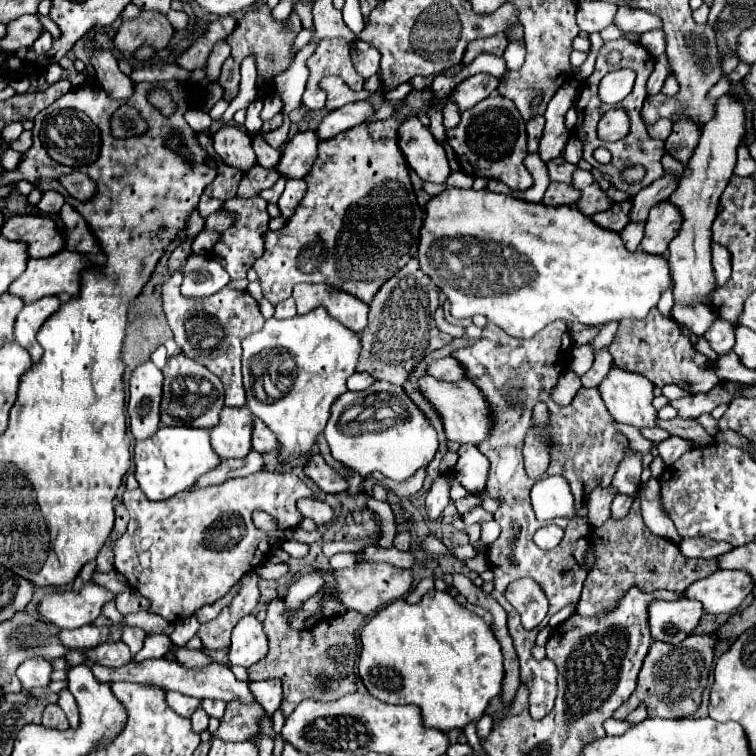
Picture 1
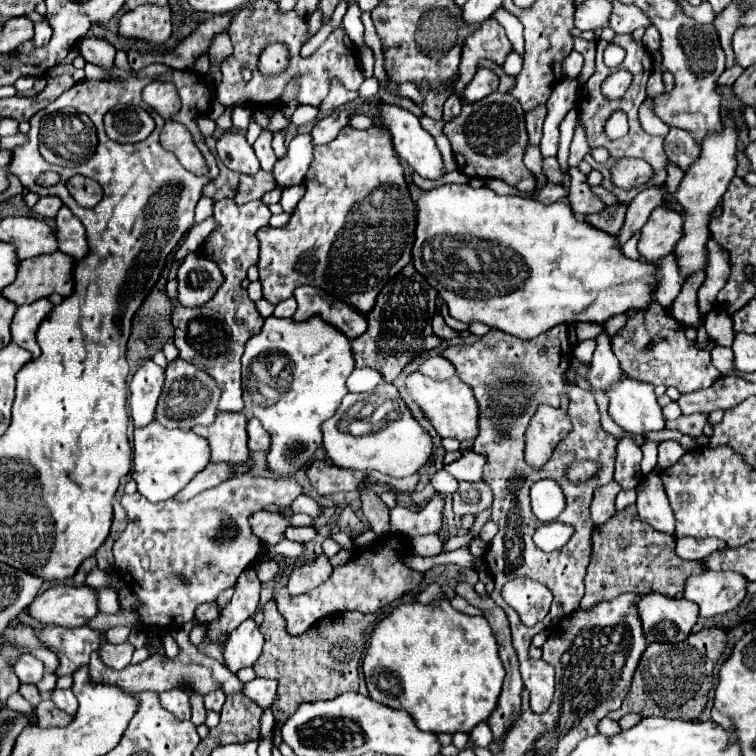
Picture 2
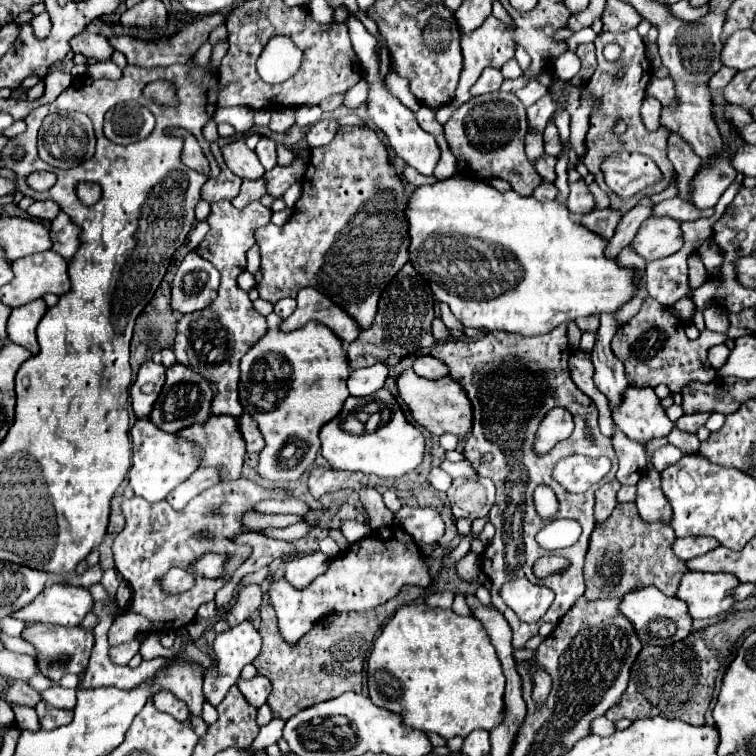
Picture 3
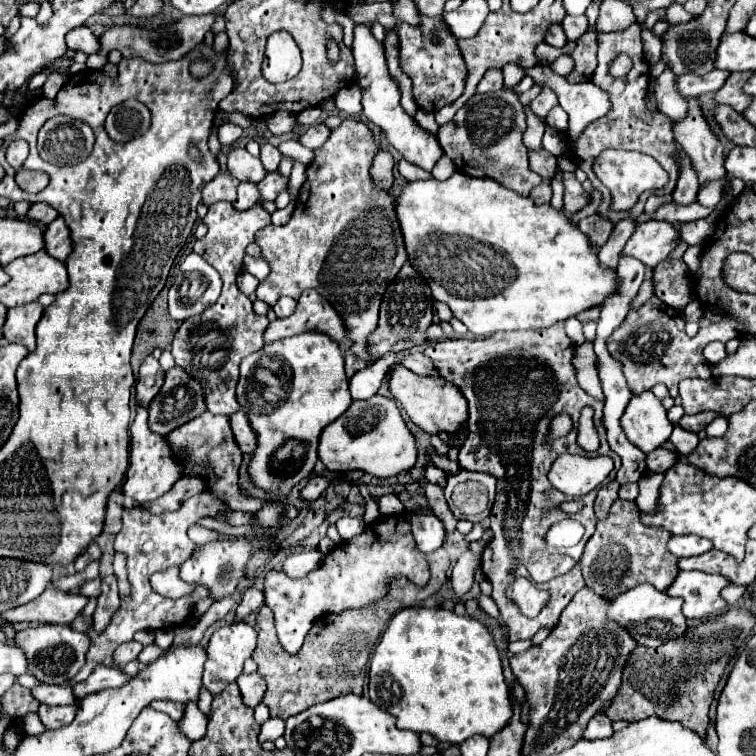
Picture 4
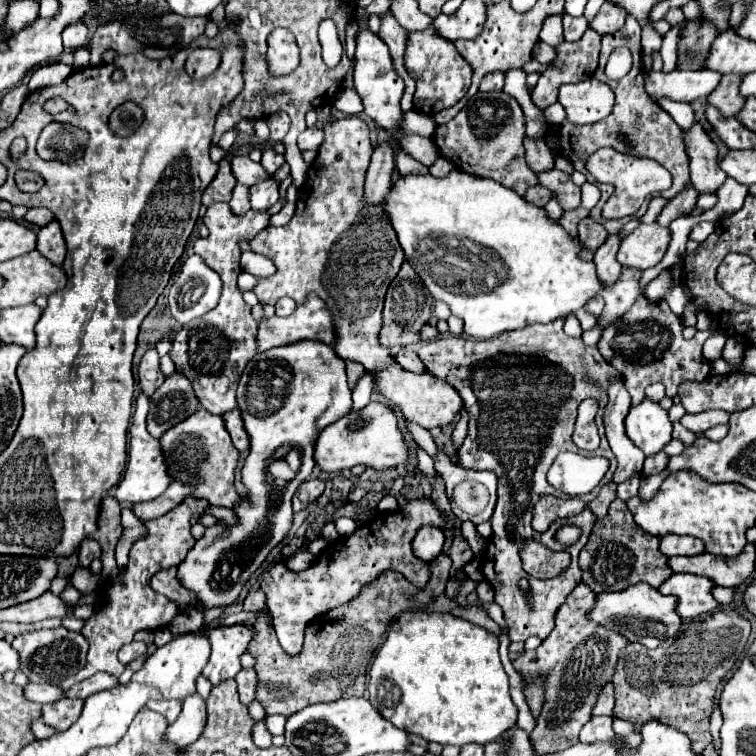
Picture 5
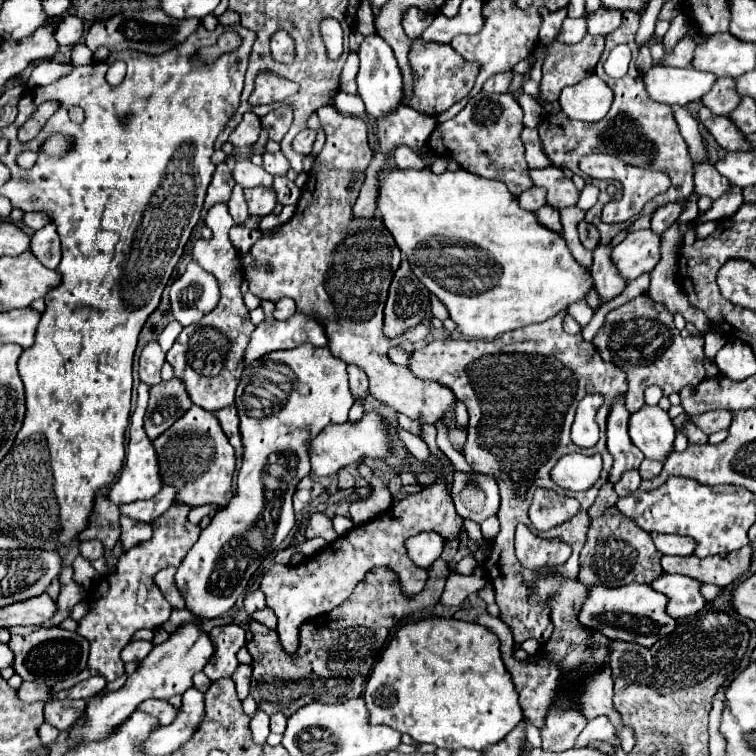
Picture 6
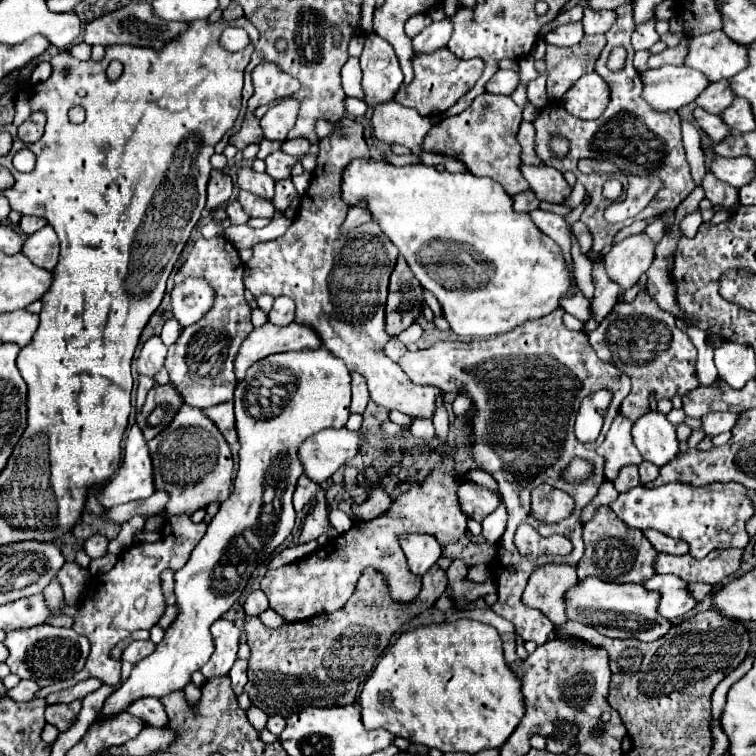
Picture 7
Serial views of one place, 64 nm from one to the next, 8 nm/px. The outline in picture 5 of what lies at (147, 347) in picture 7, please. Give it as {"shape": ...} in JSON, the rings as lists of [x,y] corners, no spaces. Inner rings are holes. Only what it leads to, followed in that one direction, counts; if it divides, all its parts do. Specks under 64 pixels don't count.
{"shape":[[[148,350],[142,356],[142,362],[138,366],[138,386],[146,396],[152,396],[164,382],[164,374],[160,370],[160,358],[156,350]]]}

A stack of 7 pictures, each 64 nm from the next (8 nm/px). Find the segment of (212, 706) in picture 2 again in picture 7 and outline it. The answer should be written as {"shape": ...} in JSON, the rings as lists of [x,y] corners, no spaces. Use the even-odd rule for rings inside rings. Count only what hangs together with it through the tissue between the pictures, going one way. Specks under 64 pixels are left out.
{"shape":[[[220,618],[212,624],[212,636],[214,636],[214,644],[216,644],[216,650],[210,658],[210,662],[200,670],[206,678],[214,678],[214,676],[228,676],[230,668],[234,666],[236,662],[236,652],[238,652],[238,646],[240,646],[240,630]]]}

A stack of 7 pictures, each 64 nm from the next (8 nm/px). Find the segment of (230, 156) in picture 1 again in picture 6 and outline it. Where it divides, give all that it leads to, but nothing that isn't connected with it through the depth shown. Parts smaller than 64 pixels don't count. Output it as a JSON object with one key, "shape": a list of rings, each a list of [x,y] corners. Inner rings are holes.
{"shape":[[[236,160],[234,180],[244,188],[254,188],[254,186],[270,188],[272,186],[272,176],[262,166],[252,164],[250,160]]]}

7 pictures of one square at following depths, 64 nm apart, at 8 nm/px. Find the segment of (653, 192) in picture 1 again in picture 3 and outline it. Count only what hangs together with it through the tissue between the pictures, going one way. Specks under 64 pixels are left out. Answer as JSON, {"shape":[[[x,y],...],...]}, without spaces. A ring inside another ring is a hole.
{"shape":[[[642,198],[630,212],[626,212],[626,214],[622,216],[622,222],[620,222],[620,226],[616,228],[616,234],[614,234],[612,240],[608,242],[606,256],[616,258],[616,256],[620,254],[620,250],[634,240],[640,224],[652,214],[652,208],[654,208],[652,200],[650,200],[650,198]]]}

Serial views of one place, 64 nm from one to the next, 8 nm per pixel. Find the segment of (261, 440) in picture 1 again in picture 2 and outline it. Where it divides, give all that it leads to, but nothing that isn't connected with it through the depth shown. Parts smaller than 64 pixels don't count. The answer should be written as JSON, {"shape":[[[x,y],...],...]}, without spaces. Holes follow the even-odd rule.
{"shape":[[[258,418],[248,420],[248,446],[252,452],[270,448],[270,434],[262,428]]]}

